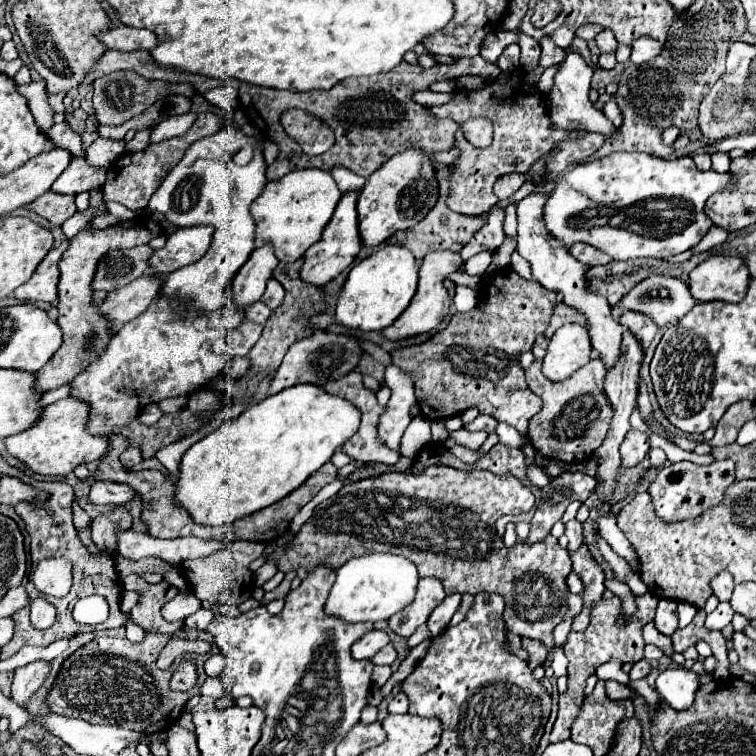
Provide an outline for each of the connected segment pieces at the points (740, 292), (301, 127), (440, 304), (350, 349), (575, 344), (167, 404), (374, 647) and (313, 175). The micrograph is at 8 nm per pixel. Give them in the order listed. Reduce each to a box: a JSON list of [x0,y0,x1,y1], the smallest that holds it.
[[686,255,750,303],[282,109,334,155],[382,251,462,341],[270,331,360,393],[542,325,590,381],[160,396,189,414],[352,629,390,659],[250,169,342,263]]

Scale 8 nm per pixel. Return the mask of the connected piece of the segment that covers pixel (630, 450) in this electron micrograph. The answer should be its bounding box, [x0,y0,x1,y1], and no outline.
[620,429,650,469]

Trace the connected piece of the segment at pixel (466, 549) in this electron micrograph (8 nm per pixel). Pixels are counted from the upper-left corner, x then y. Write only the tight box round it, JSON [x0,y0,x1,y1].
[270,465,572,655]

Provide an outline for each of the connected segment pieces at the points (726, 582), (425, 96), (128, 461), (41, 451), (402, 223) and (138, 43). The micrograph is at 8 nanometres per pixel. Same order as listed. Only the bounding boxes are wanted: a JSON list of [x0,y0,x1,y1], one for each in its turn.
[[710,573,734,601],[413,90,456,105],[120,447,142,469],[4,397,108,477],[358,149,438,247],[98,27,156,51]]

